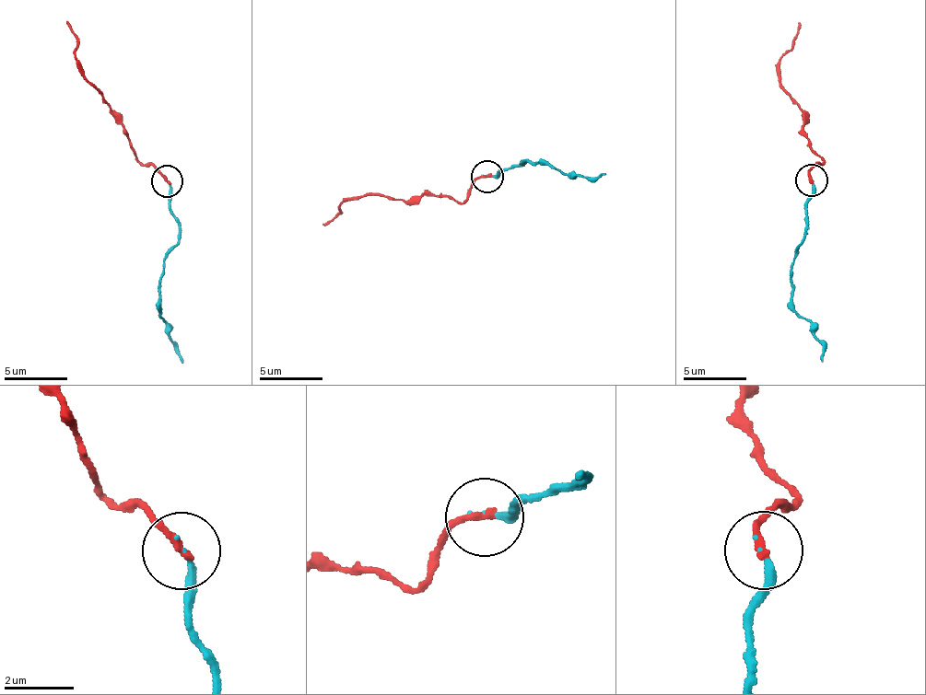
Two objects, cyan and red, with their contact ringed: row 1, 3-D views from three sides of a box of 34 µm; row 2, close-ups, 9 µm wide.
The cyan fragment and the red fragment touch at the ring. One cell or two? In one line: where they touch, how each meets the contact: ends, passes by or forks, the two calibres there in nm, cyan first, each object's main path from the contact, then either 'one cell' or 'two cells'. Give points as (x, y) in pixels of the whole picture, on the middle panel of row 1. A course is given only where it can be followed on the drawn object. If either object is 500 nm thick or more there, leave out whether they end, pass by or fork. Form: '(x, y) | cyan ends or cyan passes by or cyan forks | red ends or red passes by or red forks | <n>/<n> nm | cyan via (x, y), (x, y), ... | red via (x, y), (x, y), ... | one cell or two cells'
(487, 177) | cyan ends | red ends | 180/200 nm | cyan via (486, 174), (525, 164), (522, 160), (546, 162), (568, 175), (605, 174) | red via (486, 178), (462, 200), (424, 193), (404, 200), (357, 197), (340, 203), (343, 214), (337, 214), (323, 226) | two cells

